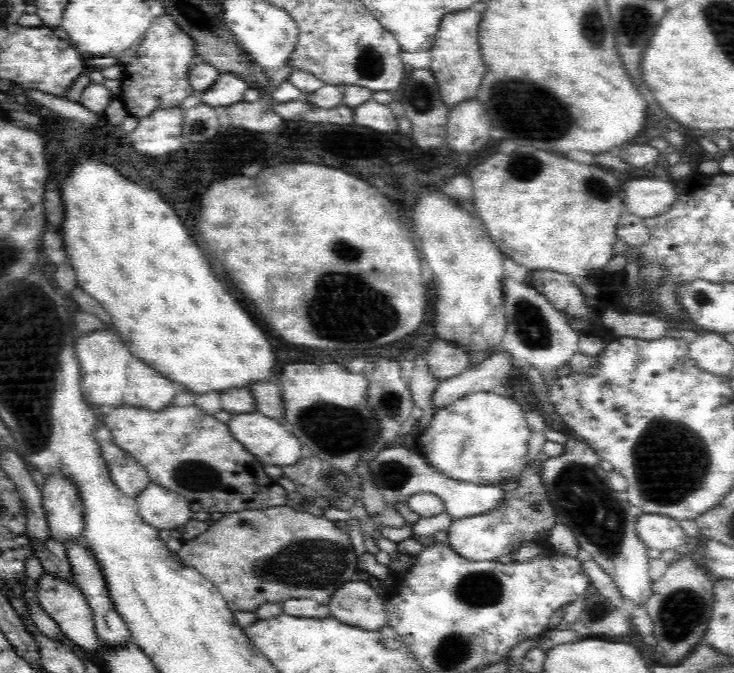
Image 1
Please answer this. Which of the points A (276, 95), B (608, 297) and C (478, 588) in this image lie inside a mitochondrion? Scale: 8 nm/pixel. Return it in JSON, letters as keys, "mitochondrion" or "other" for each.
{"A":"other","B":"other","C":"mitochondrion"}

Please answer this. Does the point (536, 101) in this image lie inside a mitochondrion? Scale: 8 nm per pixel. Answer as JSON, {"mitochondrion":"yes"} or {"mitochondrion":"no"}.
{"mitochondrion":"yes"}

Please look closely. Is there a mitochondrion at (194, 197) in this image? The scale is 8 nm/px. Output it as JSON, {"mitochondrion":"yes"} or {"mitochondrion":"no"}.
{"mitochondrion":"no"}

